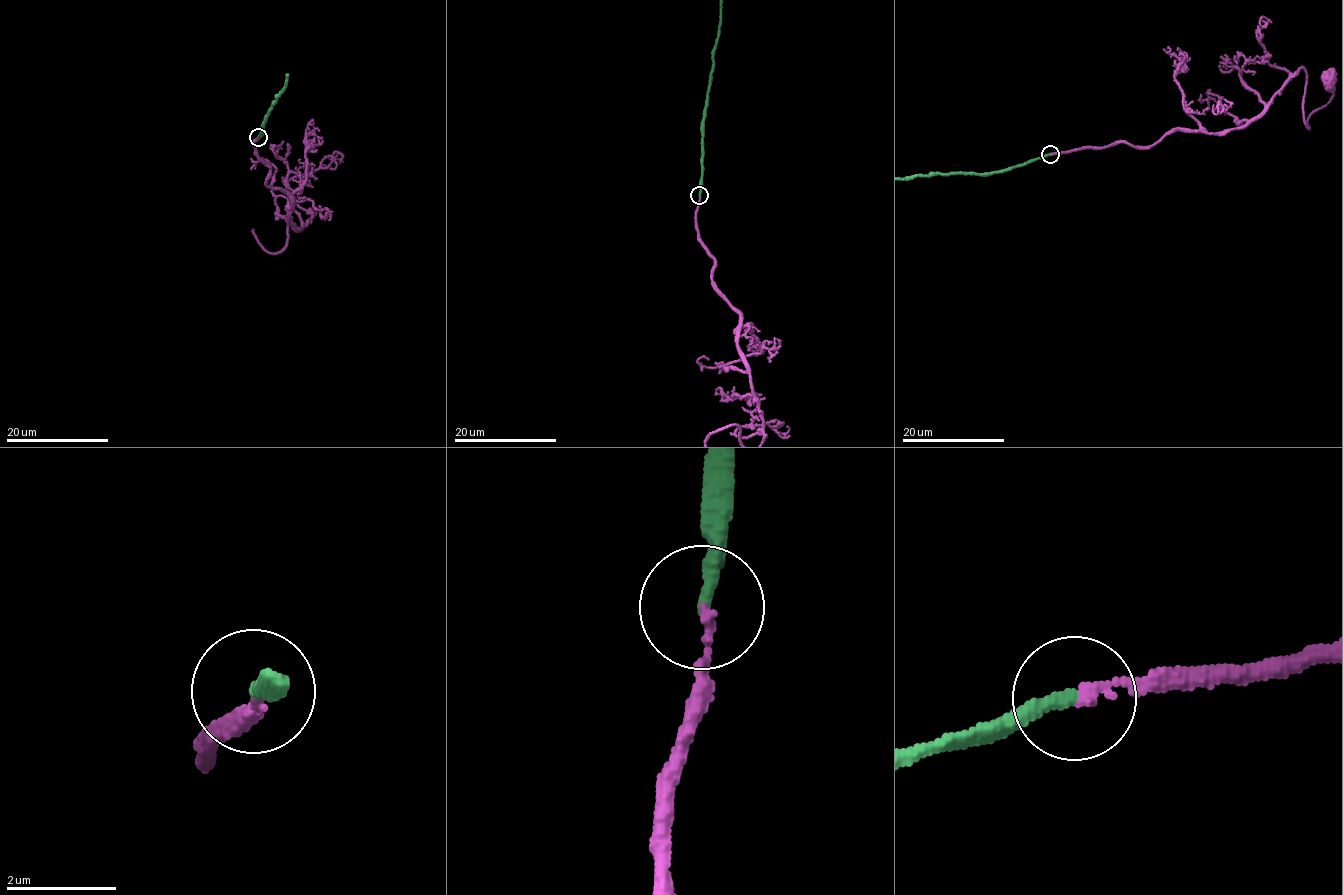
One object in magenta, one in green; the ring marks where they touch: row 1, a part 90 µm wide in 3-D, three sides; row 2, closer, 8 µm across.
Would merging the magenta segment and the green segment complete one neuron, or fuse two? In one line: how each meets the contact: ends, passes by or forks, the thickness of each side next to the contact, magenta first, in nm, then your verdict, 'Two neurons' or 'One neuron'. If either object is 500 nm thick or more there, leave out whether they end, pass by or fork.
At the ring magenta ends. At the ring green ends. Thickness 150 nm (magenta) against 260 nm. One neuron

